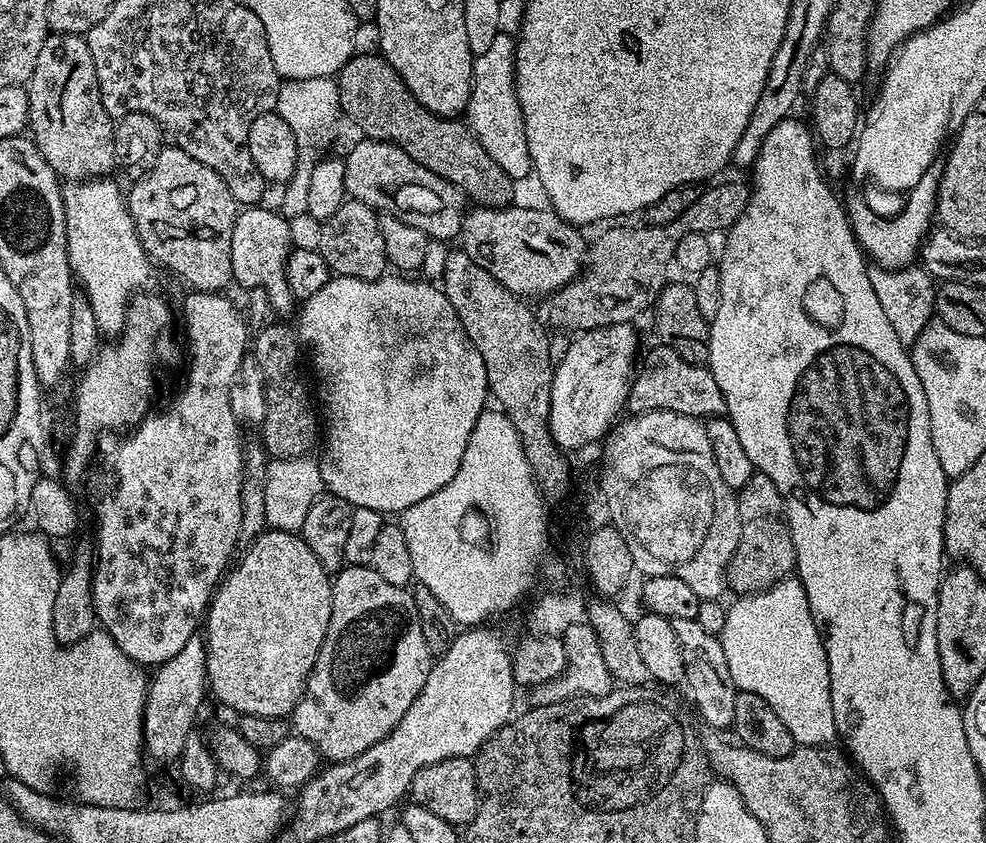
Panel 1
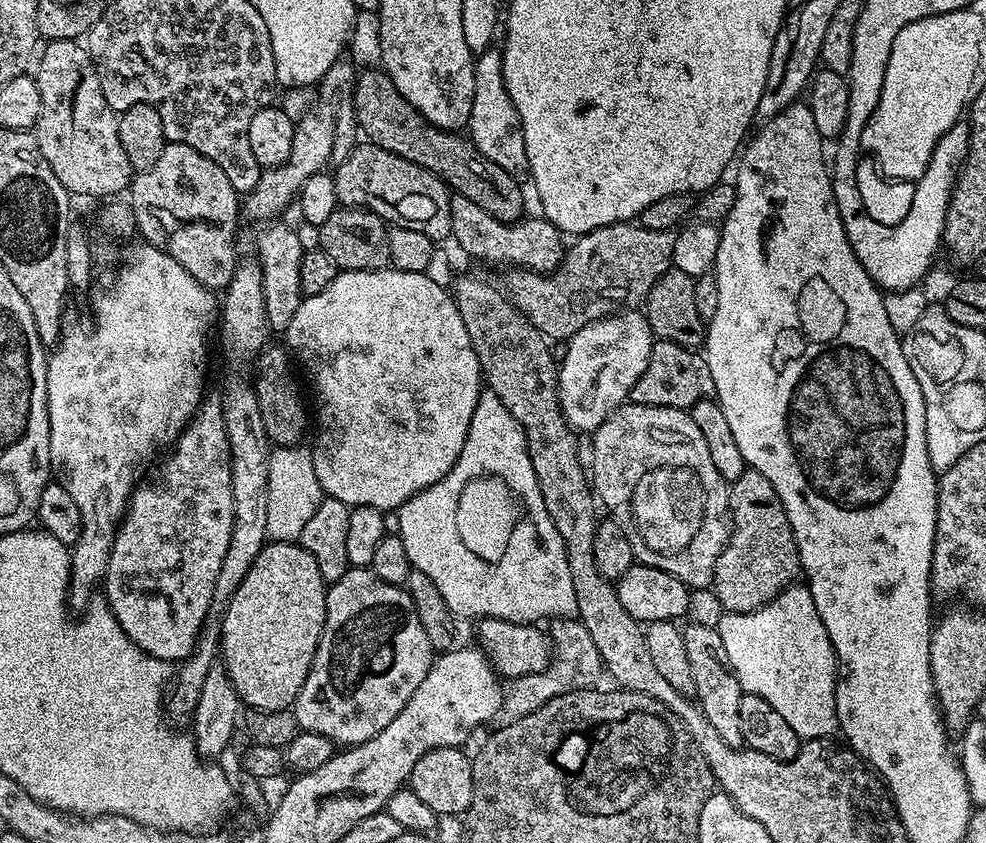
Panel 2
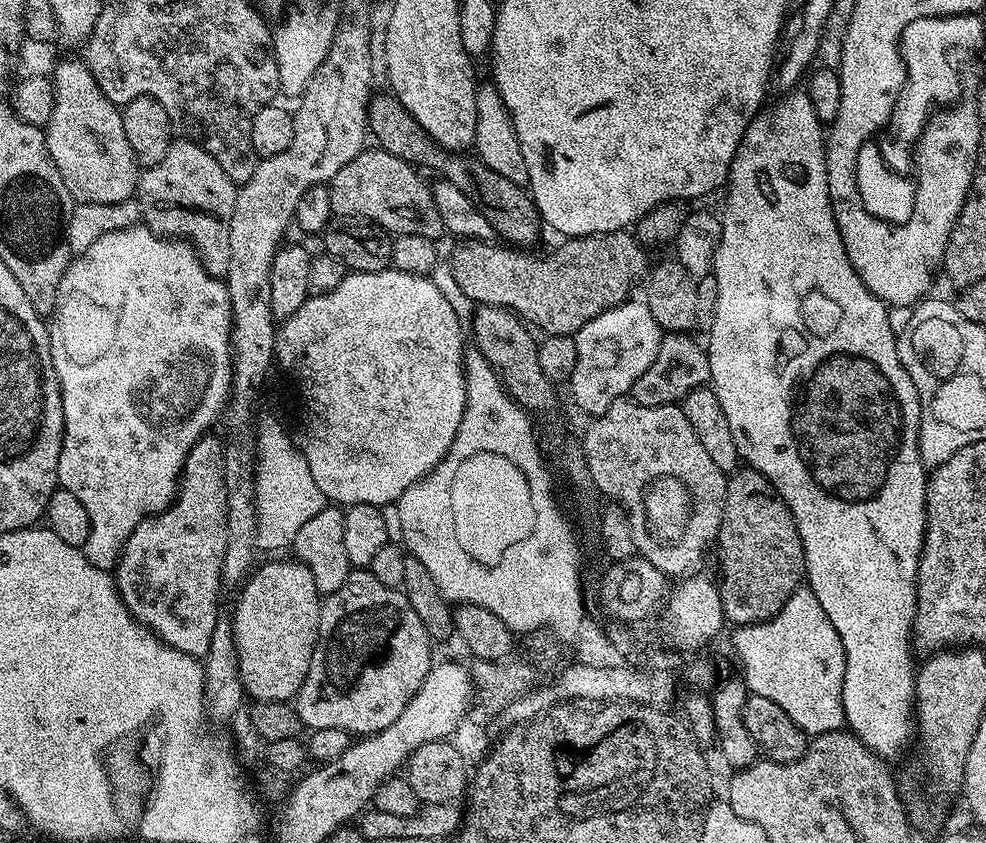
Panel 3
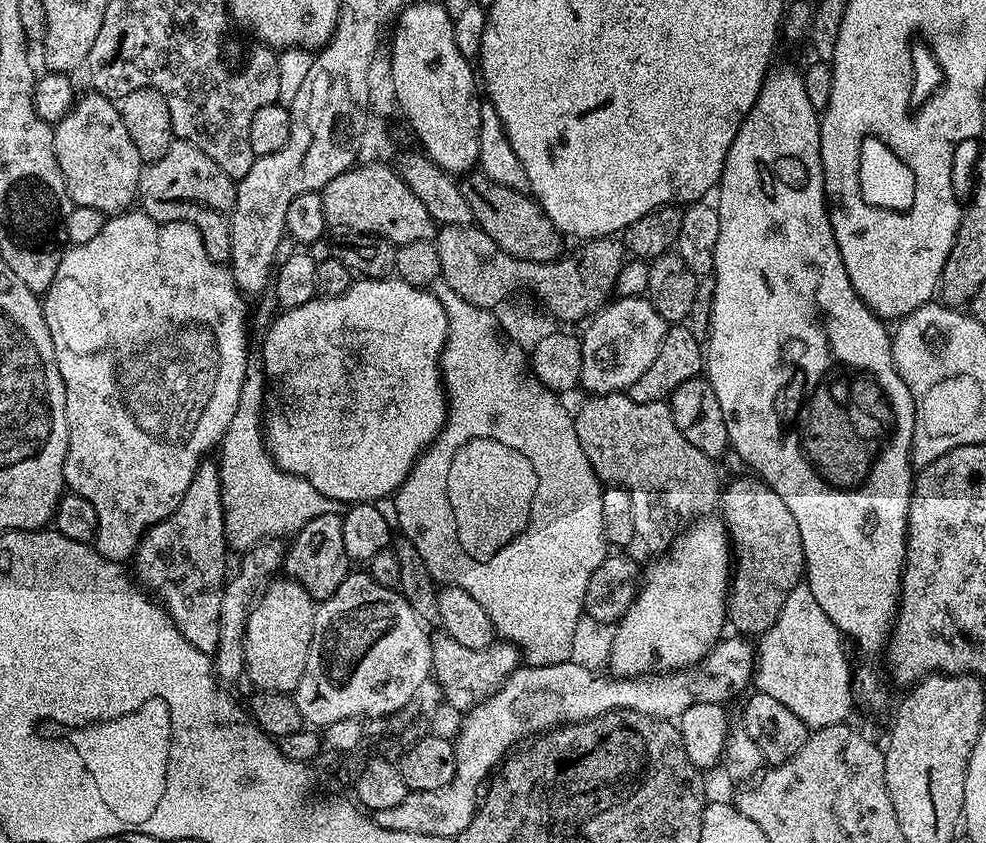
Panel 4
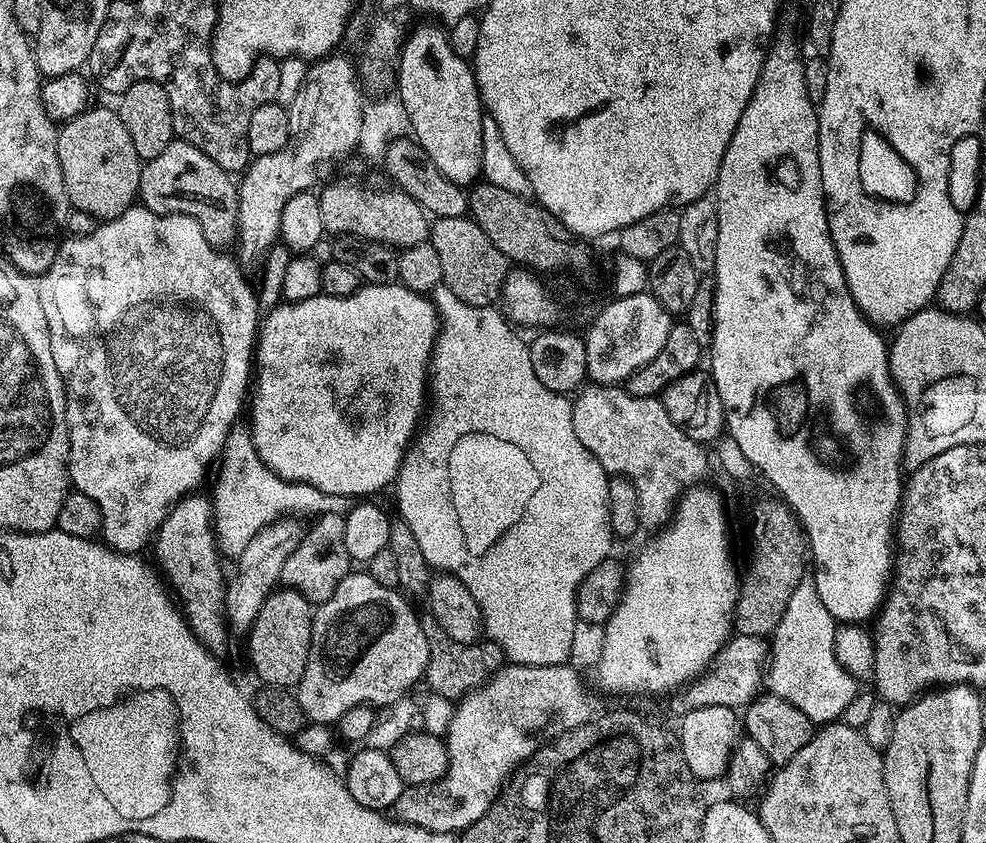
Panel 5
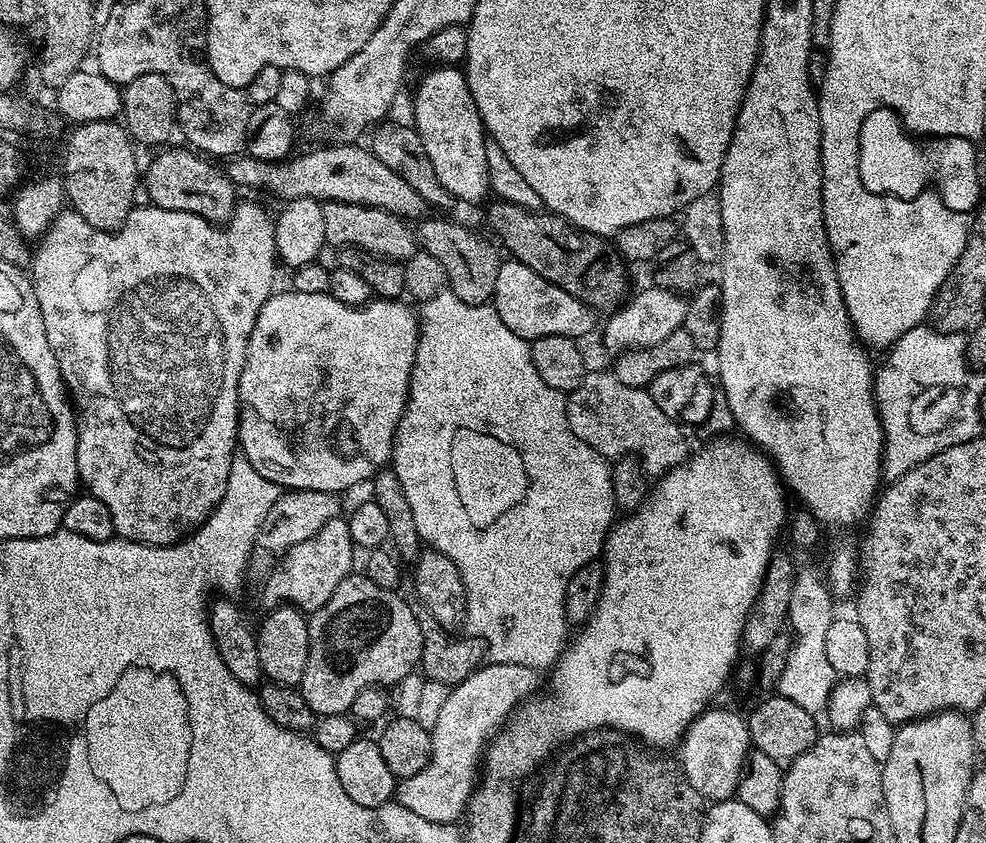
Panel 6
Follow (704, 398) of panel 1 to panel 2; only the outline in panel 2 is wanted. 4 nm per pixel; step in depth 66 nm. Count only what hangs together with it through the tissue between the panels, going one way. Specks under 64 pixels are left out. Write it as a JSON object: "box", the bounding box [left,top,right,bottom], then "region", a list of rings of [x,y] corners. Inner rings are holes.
{"box":[630,339,716,410],"region":[[[657,339],[650,350],[650,362],[646,362],[646,370],[642,370],[638,382],[634,382],[630,400],[633,404],[690,410],[699,400],[715,395],[716,387],[714,378],[710,378],[710,366],[699,351],[684,348],[674,341]]]}

